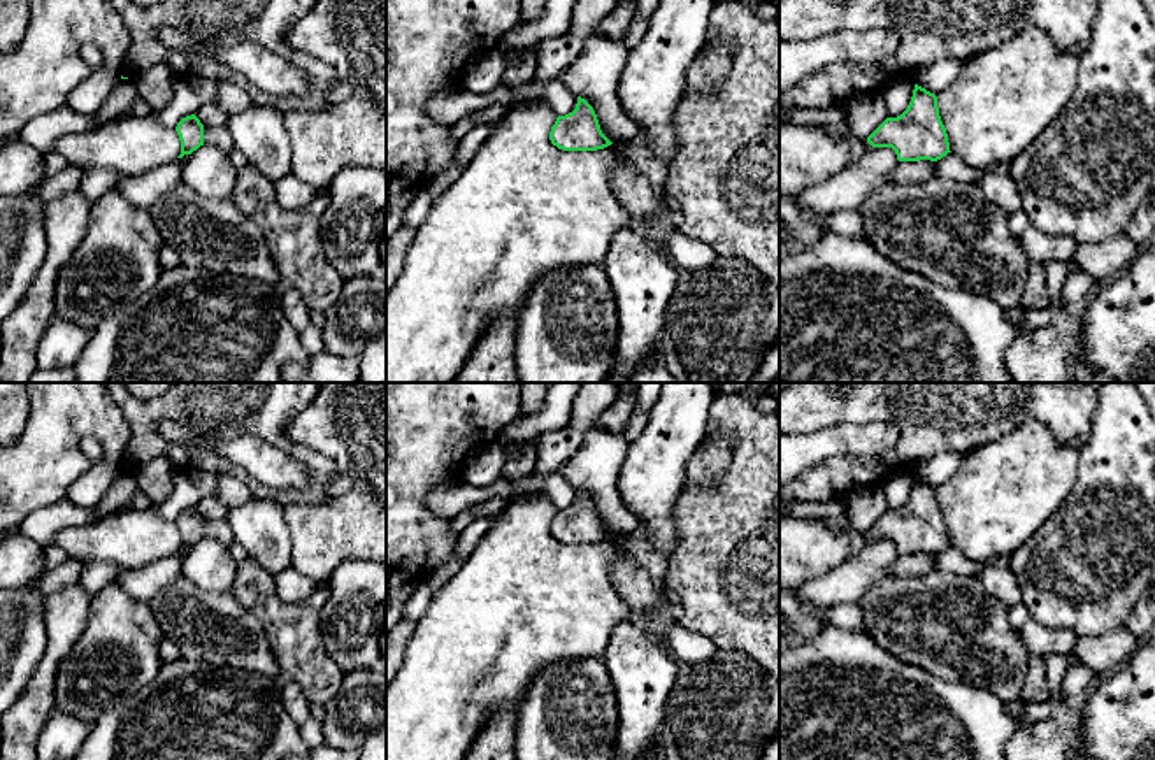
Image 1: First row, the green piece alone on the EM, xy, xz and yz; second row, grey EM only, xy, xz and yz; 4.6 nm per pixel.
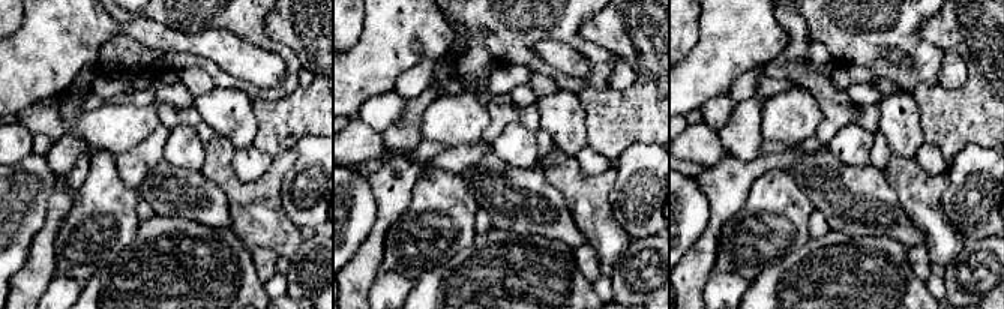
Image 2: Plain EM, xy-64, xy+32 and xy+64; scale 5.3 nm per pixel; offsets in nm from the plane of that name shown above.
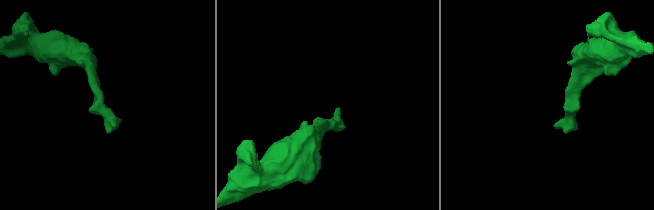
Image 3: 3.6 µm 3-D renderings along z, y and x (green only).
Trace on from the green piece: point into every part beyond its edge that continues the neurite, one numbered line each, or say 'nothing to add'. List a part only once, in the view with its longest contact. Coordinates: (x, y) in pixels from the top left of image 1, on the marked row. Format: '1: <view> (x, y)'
1: xy (215, 136)

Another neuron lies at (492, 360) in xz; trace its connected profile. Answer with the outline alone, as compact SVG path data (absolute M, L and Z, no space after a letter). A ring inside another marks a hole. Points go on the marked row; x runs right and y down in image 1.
M497 318L477 341L453 383L520 383L514 362L516 321Z

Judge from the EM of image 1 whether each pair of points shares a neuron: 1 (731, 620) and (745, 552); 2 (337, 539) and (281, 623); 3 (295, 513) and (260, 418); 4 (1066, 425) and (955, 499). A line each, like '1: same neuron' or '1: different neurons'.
1: same neuron
2: different neurons
3: different neurons
4: different neurons

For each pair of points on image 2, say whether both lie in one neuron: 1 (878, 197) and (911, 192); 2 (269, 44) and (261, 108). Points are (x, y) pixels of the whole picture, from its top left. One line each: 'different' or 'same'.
1: different
2: different

